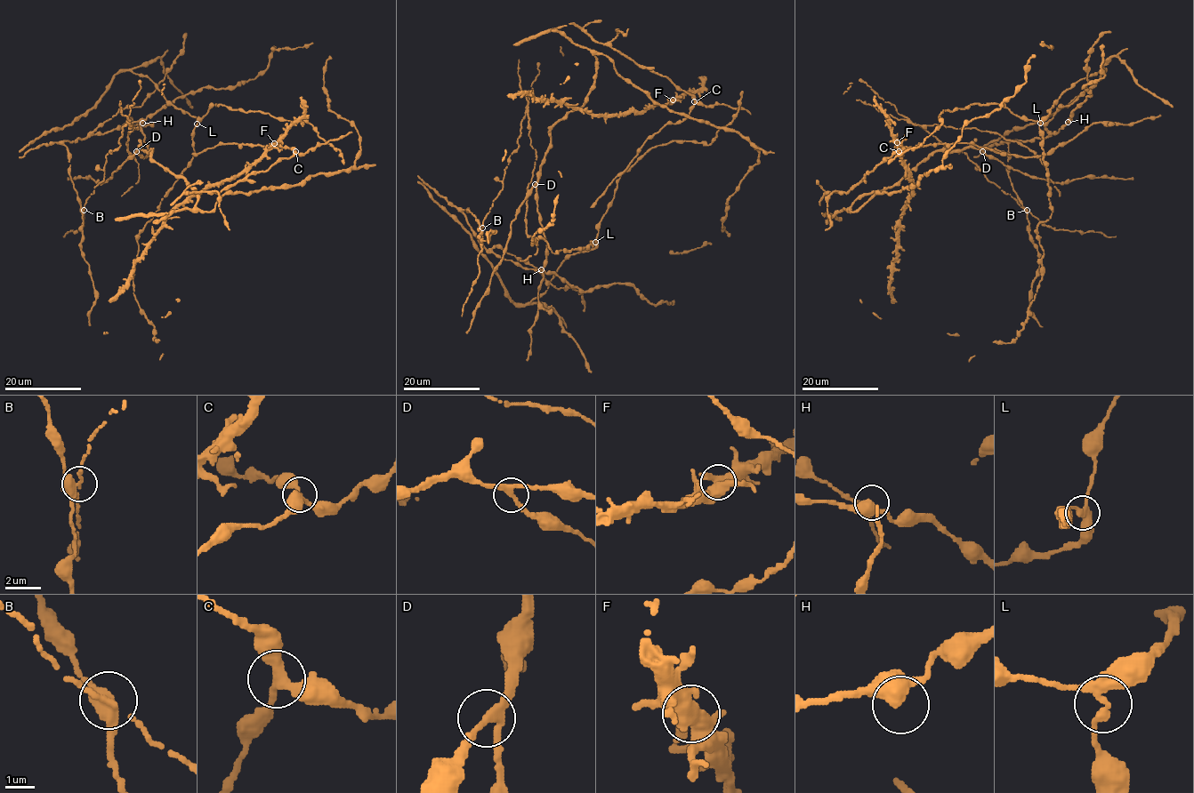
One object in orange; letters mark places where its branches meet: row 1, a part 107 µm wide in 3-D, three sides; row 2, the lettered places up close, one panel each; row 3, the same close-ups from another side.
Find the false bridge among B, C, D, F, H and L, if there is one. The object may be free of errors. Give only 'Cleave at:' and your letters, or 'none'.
Cleave at: B

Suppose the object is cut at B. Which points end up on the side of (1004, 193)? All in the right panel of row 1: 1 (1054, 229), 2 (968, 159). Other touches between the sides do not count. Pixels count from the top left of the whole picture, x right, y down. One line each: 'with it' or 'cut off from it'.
1: with it
2: with it

